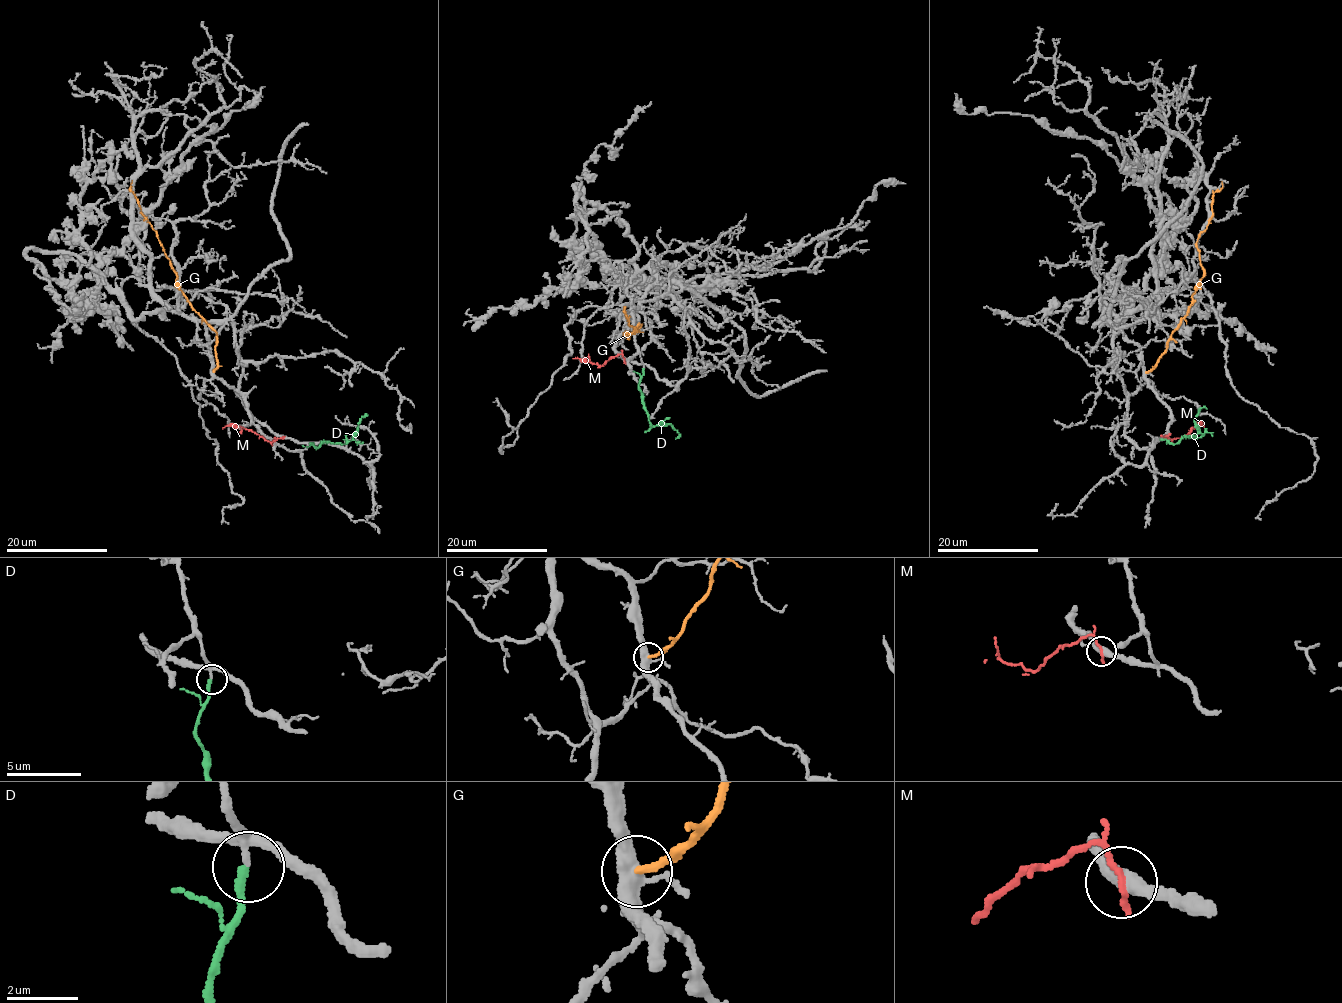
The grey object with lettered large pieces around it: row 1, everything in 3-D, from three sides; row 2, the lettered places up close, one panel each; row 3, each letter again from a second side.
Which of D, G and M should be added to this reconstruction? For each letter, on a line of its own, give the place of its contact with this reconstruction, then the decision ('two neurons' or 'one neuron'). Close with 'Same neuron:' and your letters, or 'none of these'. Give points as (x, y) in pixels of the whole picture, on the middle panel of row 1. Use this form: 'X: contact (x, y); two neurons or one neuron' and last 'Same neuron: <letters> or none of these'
D: contact (644, 368); one neuron
G: contact (624, 306); two neurons
M: contact (624, 359); two neurons
Same neuron: D

